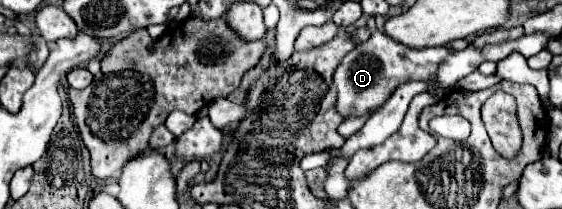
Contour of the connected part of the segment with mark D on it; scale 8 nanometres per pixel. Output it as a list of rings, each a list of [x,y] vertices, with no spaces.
[[[368,18],[366,26],[372,30],[370,40],[358,44],[354,48],[354,52],[350,52],[334,72],[334,84],[338,88],[336,110],[344,118],[362,116],[368,110],[378,110],[388,100],[388,96],[394,92],[394,88],[408,80],[426,80],[426,82],[432,80],[438,70],[438,64],[454,52],[454,50],[448,50],[442,46],[440,48],[420,48],[420,50],[402,46],[396,40],[392,40],[376,30],[375,18]]]

